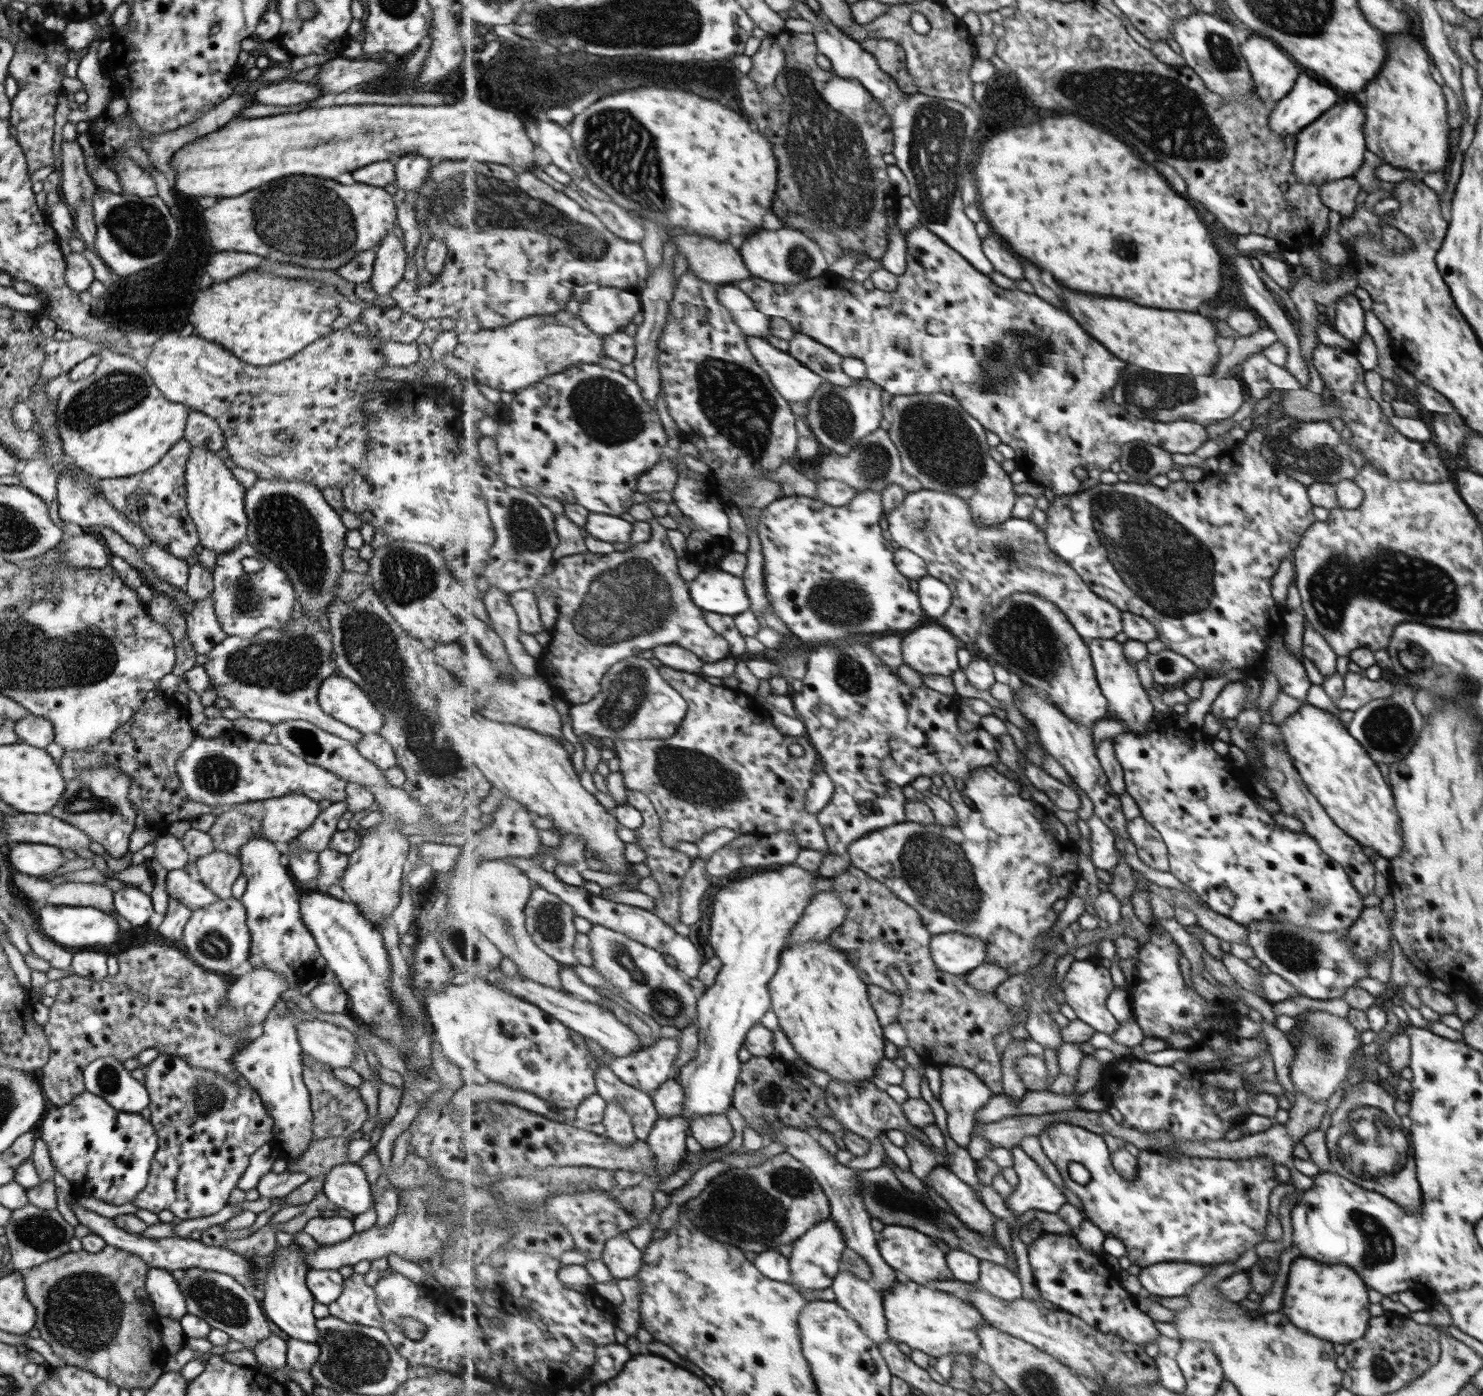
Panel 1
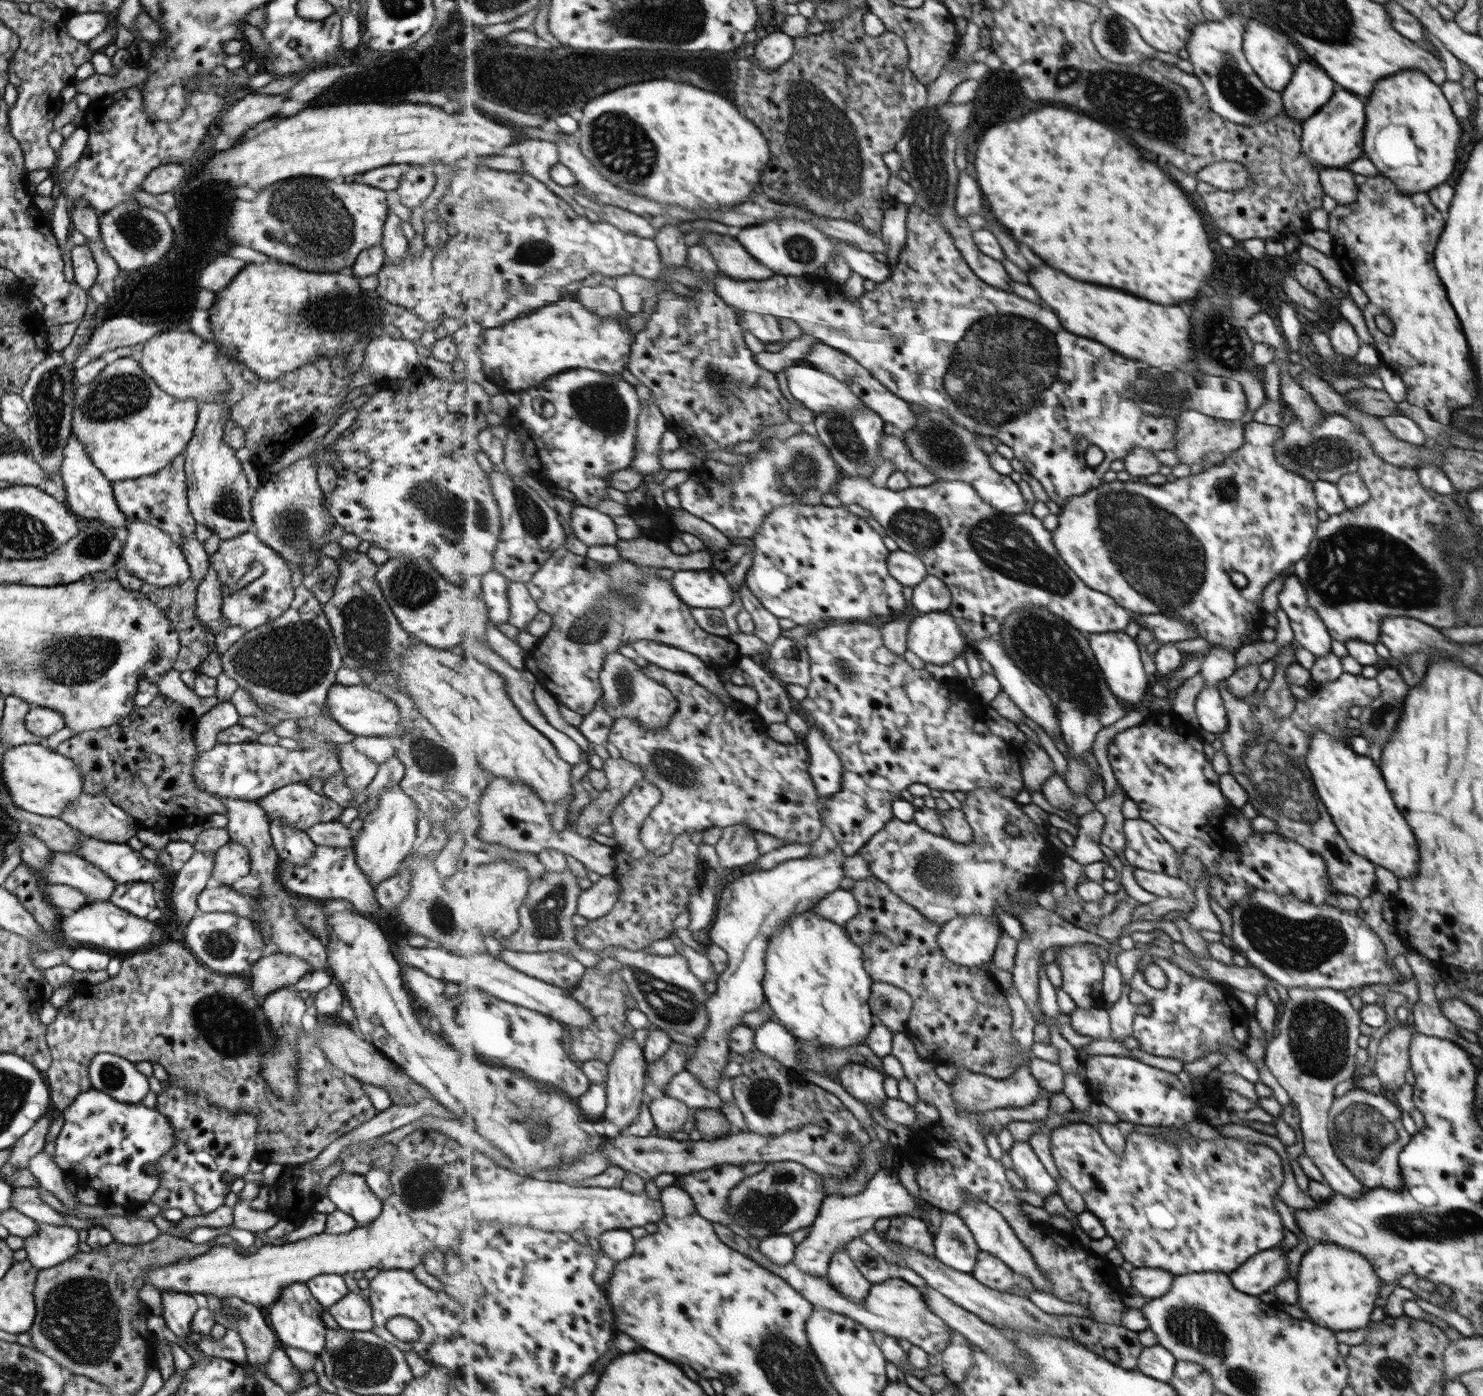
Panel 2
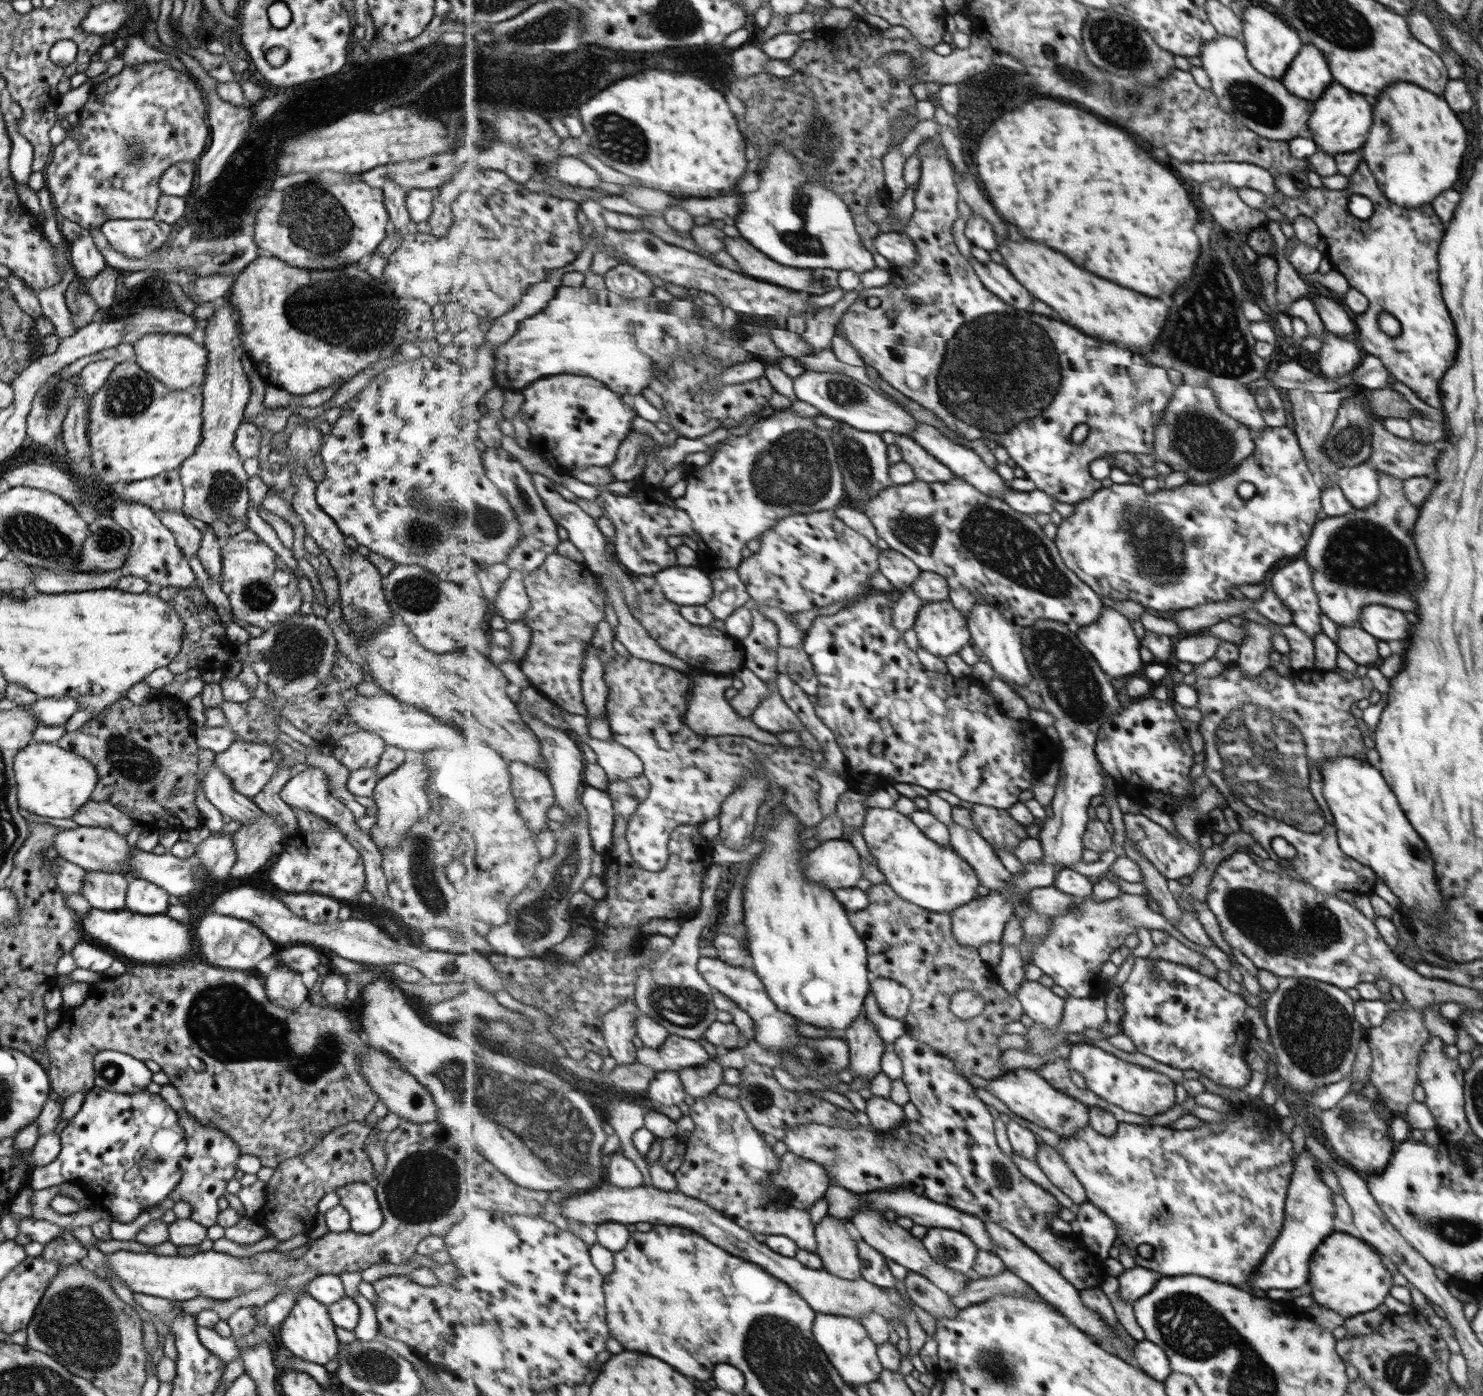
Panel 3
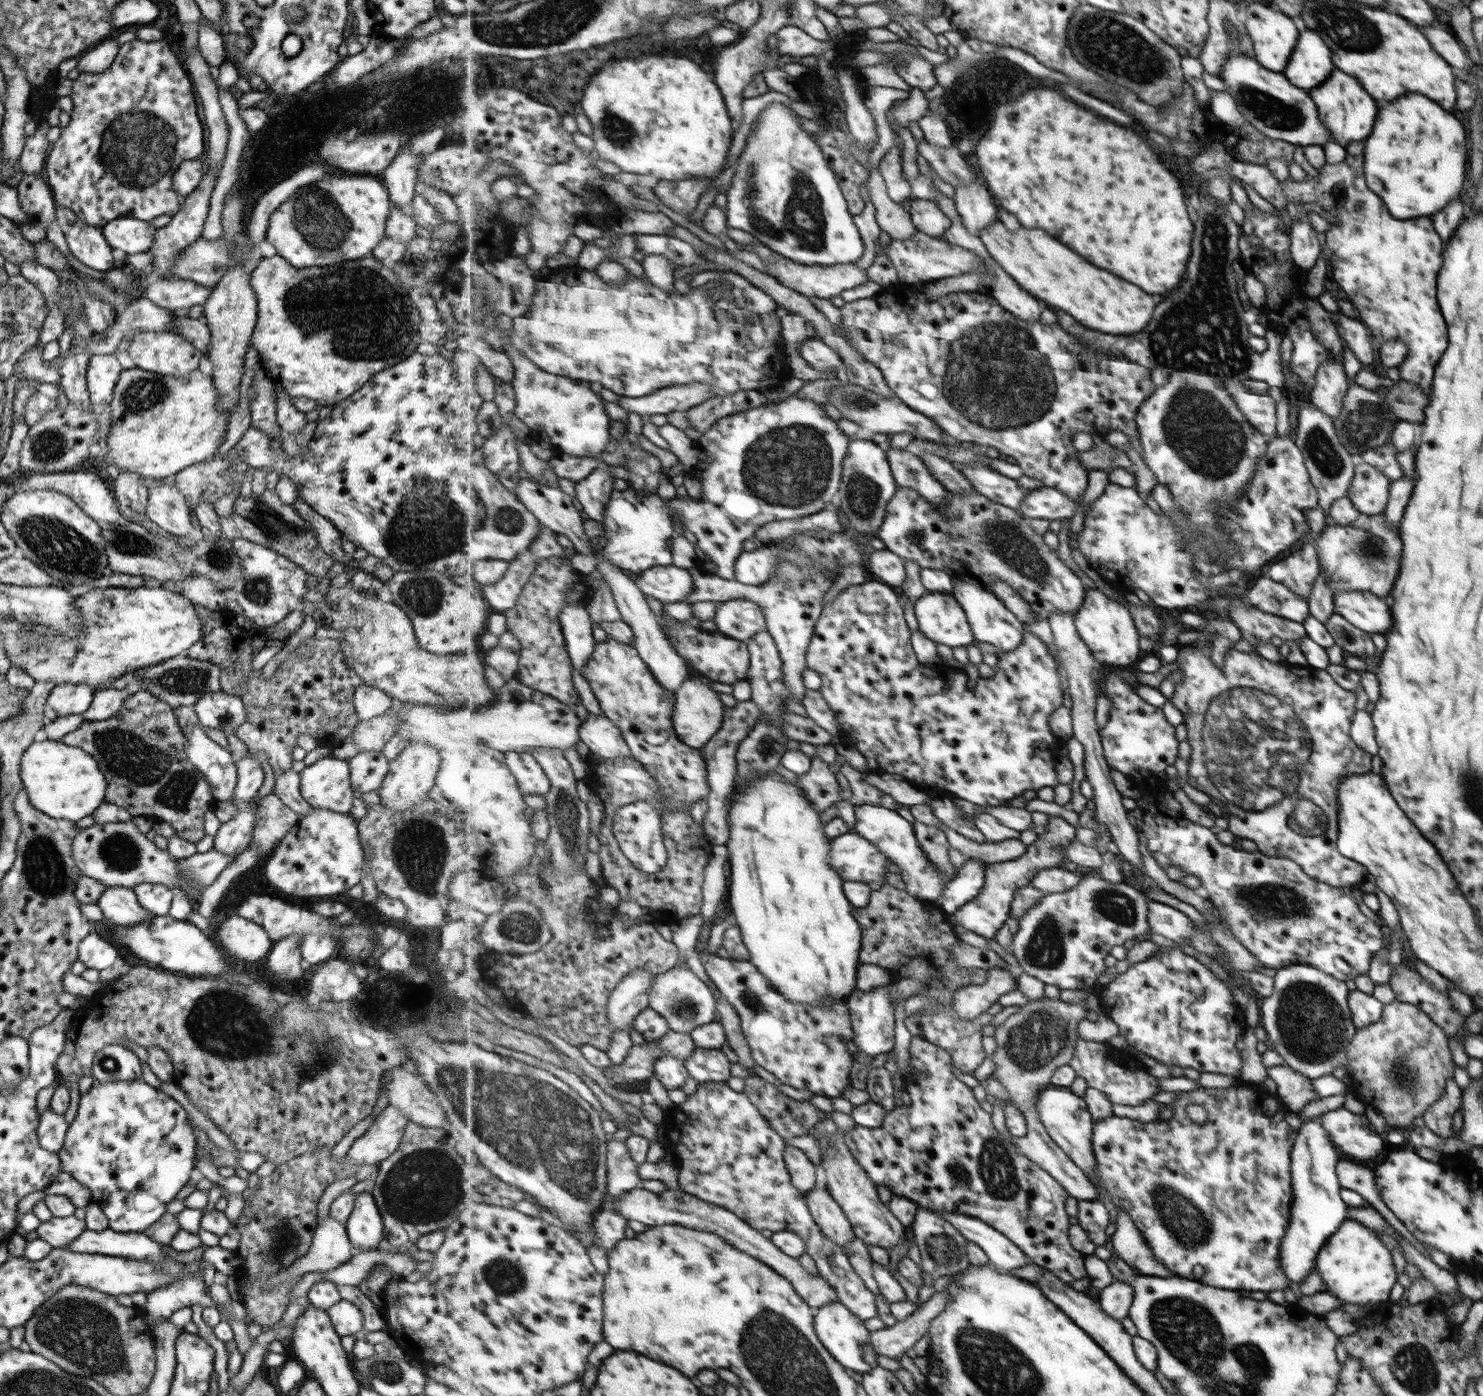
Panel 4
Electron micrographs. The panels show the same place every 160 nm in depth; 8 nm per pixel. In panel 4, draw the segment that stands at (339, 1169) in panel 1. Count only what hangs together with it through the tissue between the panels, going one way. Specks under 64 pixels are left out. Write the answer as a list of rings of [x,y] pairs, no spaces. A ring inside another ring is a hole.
[[[369,1191],[355,1195],[353,1209],[344,1228],[354,1252],[374,1250],[383,1238],[381,1216]]]

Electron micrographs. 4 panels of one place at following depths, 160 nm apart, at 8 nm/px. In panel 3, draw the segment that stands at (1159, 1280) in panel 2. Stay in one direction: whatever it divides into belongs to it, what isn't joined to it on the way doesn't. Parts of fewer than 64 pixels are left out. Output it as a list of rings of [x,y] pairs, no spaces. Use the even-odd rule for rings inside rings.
[[[1137,1266],[1125,1270],[1117,1279],[1119,1280],[1119,1298],[1131,1303],[1149,1293],[1158,1281],[1152,1270]]]

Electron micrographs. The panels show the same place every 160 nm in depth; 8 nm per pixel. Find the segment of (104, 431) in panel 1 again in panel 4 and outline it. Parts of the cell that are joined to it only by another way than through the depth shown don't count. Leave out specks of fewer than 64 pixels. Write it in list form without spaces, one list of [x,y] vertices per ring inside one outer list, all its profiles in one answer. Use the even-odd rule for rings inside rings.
[[[135,367],[121,369],[109,403],[112,422],[105,438],[107,452],[104,462],[113,466],[117,473],[124,470],[139,475],[144,482],[163,480],[174,476],[182,468],[203,462],[215,454],[217,447],[224,441],[229,412],[216,408],[217,399],[212,378],[197,368],[185,376],[161,375]]]

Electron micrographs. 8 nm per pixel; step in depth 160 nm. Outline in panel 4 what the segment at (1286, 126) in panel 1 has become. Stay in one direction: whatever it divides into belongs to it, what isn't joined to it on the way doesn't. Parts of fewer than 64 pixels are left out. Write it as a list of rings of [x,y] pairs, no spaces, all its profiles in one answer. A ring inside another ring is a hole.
[[[1311,30],[1301,32],[1301,44],[1297,44],[1293,60],[1288,61],[1289,68],[1284,68],[1282,75],[1297,88],[1303,88],[1307,92],[1323,83],[1333,70],[1329,48]]]

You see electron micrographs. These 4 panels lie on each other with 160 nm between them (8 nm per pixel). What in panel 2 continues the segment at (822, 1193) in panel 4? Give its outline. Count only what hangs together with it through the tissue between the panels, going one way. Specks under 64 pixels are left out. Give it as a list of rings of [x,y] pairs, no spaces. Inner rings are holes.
[[[840,1248],[834,1254],[832,1264],[830,1264],[828,1279],[839,1292],[843,1292],[847,1299],[855,1303],[861,1303],[861,1305],[869,1297],[869,1292],[874,1285],[857,1268],[846,1248]]]

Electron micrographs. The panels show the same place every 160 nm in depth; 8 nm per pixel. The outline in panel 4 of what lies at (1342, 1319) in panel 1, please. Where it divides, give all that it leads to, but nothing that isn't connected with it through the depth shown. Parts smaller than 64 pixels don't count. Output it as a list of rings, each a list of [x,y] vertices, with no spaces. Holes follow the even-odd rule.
[[[1345,1220],[1325,1241],[1317,1251],[1314,1268],[1323,1280],[1325,1291],[1339,1299],[1342,1305],[1386,1302],[1389,1290],[1395,1284],[1389,1250],[1381,1244],[1381,1238],[1353,1220]]]

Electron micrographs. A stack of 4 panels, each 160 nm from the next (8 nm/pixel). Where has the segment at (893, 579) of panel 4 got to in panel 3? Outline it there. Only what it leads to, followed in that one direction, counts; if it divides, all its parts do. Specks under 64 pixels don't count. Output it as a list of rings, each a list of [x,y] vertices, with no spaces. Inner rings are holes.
[[[888,548],[880,551],[880,572],[895,588],[905,590],[919,578],[922,570],[902,552]]]

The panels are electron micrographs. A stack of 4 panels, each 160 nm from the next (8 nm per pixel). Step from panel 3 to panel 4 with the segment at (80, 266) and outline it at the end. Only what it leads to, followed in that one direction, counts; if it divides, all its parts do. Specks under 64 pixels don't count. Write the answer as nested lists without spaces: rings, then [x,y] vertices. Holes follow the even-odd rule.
[[[81,220],[63,228],[69,252],[83,266],[96,271],[109,271],[113,268],[112,248],[107,245],[101,228],[85,225]]]

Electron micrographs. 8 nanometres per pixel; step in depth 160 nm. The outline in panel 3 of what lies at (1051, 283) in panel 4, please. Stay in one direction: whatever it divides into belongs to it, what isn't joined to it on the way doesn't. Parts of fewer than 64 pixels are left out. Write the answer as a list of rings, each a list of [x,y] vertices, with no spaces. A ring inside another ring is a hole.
[[[1000,242],[997,251],[1003,256],[1005,266],[1011,270],[1017,280],[1031,290],[1031,294],[1051,308],[1055,308],[1067,324],[1073,324],[1077,330],[1089,336],[1101,336],[1109,342],[1121,342],[1133,350],[1149,352],[1153,342],[1157,340],[1165,318],[1167,304],[1161,300],[1153,300],[1141,296],[1129,288],[1121,288],[1119,284],[1099,278],[1079,266],[1075,266],[1061,252],[1053,252],[1053,248],[1045,248],[1045,244],[1037,242]]]

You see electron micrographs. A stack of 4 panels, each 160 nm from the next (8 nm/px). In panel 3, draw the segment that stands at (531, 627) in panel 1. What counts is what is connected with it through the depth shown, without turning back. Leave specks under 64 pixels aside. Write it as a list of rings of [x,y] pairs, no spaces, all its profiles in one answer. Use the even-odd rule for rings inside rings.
[[[511,571],[510,577],[500,590],[496,604],[492,605],[494,614],[509,622],[521,621],[526,616],[526,612],[532,608],[532,600],[524,583],[525,576],[523,571]]]

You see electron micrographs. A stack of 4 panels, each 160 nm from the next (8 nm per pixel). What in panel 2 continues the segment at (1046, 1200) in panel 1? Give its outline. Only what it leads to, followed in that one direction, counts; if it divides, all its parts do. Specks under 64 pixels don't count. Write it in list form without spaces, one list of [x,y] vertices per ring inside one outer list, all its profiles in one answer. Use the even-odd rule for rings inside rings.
[[[1017,1140],[1013,1142],[1008,1155],[1011,1158],[1012,1168],[1023,1181],[1027,1191],[1031,1191],[1043,1199],[1059,1195],[1057,1181],[1041,1164],[1039,1156],[1033,1152],[1029,1142]]]

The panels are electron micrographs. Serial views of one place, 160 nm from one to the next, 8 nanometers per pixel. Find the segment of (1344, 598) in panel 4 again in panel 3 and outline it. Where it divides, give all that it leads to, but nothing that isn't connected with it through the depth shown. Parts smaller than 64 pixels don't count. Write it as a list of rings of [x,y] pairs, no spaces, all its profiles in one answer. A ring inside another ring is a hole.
[[[1380,604],[1362,606],[1358,624],[1373,638],[1388,640],[1406,640],[1412,623],[1405,618],[1403,611],[1387,608]]]

